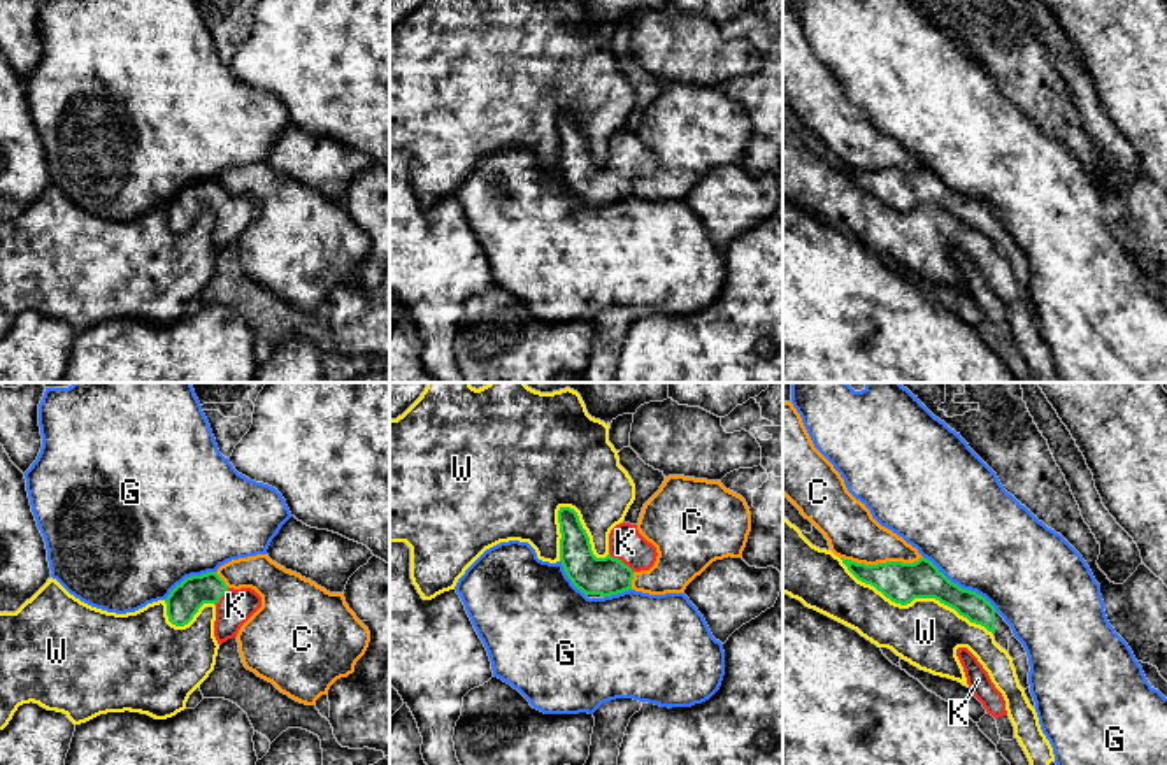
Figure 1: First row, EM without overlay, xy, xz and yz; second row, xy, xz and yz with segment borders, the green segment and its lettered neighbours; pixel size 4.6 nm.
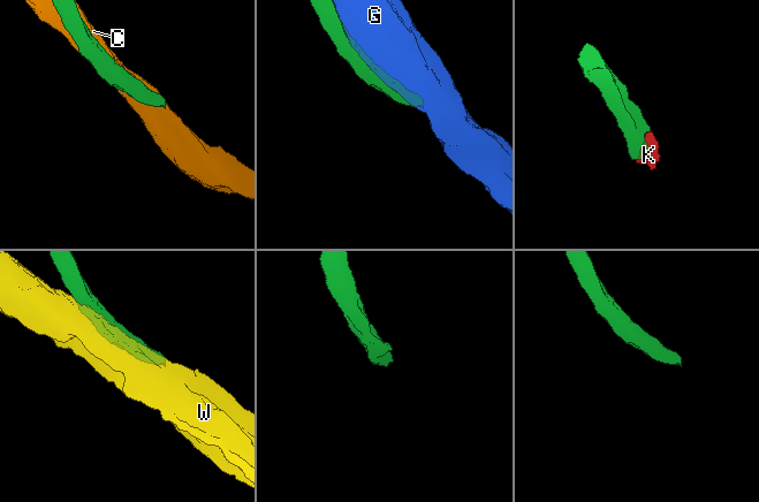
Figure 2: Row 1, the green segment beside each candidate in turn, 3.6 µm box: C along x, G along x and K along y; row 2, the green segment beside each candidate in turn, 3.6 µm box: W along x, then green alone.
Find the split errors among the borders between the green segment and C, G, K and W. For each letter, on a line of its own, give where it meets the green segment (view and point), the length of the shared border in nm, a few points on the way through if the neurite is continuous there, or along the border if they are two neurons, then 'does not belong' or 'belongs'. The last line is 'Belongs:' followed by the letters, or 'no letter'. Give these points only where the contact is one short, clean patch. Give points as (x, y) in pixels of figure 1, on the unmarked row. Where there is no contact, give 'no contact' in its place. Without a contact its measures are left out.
C: meets green in yz at (881, 171); contact 380 nm long; does not belong
G: meets green in yz at (959, 193); contact 420 nm long; does not belong
K: meets green in xz at (620, 167); contact 150 nm long; runs through xz (608, 183), (620, 167), (625, 150); belongs
W: meets green in yz at (915, 204); contact 800 nm long; does not belong
Belongs: K

